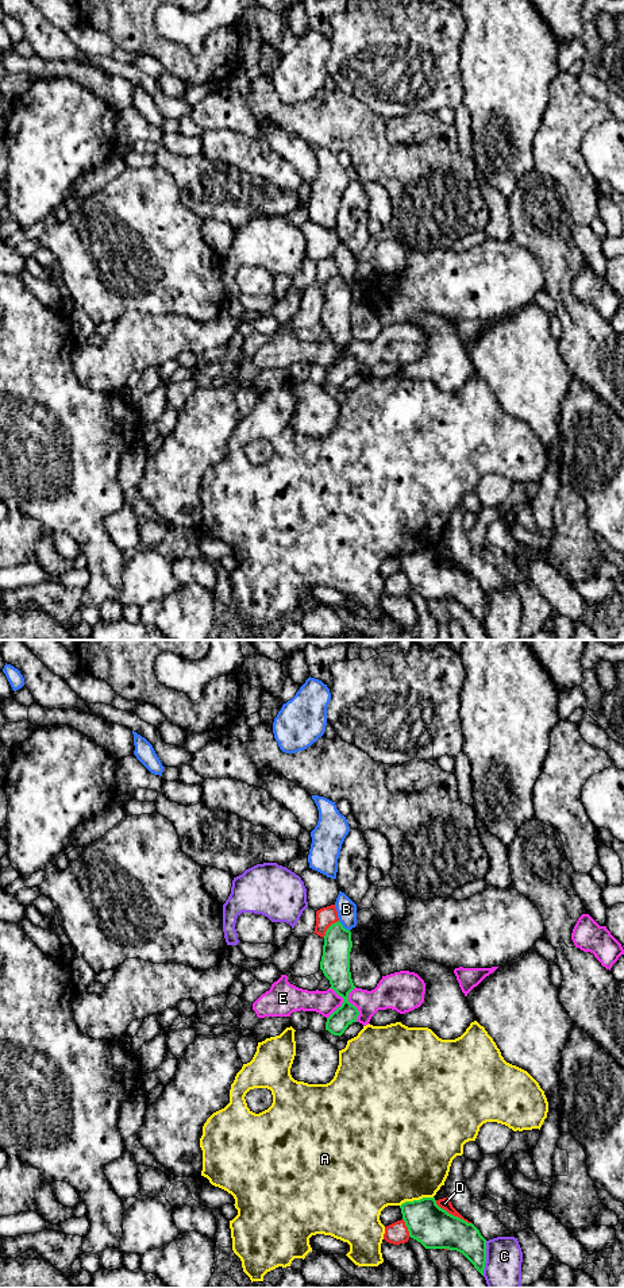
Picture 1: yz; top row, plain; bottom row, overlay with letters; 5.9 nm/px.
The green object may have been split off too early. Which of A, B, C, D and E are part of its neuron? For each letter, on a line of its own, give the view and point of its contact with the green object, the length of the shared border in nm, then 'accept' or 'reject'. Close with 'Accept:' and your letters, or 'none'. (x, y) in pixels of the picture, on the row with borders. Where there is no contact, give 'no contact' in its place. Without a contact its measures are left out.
A: contact yz (416, 1200); length 200 nm; reject
B: contact yz (342, 926); length 90 nm; reject
C: contact yz (485, 1258); length 200 nm; reject
D: contact yz (453, 1215); length 260 nm; reject
E: contact yz (342, 1003); length 190 nm; reject
Accept: none

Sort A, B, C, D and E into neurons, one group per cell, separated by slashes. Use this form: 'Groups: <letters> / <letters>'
Groups: A / B / C / D / E

